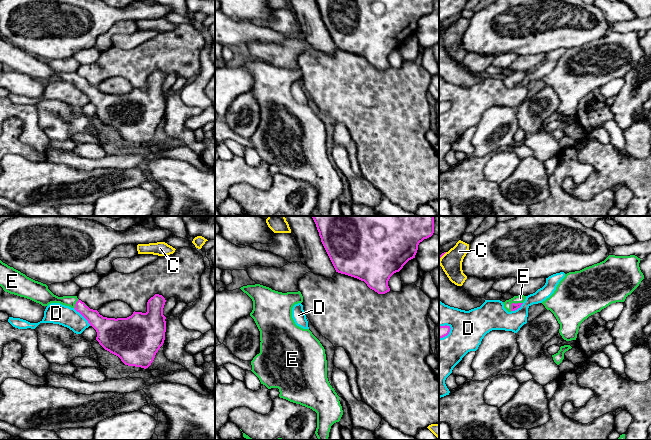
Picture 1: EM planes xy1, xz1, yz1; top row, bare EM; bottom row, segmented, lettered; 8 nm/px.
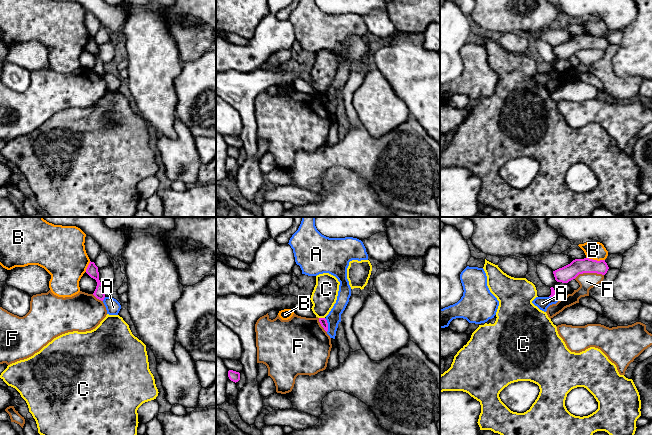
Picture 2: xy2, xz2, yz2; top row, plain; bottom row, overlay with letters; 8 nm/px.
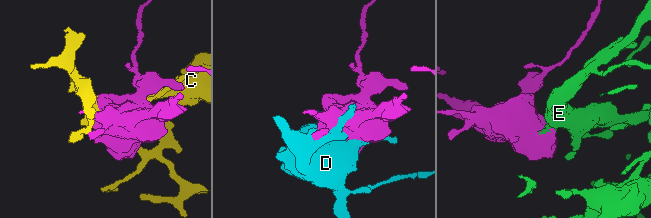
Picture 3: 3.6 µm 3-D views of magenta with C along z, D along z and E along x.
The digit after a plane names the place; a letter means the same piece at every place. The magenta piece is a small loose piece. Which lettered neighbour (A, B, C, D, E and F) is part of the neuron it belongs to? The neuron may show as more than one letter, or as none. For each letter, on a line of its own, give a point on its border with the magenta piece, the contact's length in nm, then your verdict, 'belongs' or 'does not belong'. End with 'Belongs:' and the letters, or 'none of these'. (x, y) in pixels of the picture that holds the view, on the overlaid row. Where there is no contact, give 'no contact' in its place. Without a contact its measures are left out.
A: xz2 (327, 325) | 110 nm | does not belong
B: yz2 (595, 260) | 150 nm | does not belong
C: xz2 (322, 318) | 50 nm | does not belong
D: xy1 (82, 315) | 200 nm | does not belong
E: yz1 (513, 303) | 120 nm | belongs
F: yz2 (588, 272) | 240 nm | does not belong
Belongs: E

